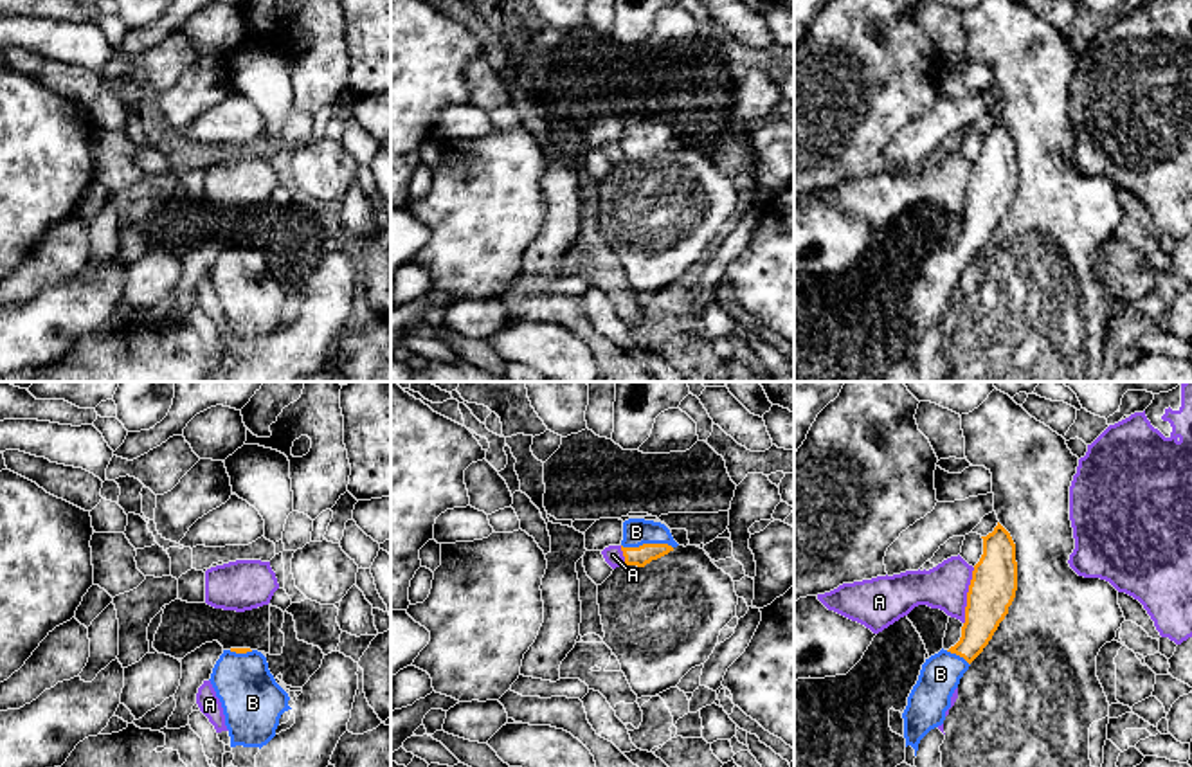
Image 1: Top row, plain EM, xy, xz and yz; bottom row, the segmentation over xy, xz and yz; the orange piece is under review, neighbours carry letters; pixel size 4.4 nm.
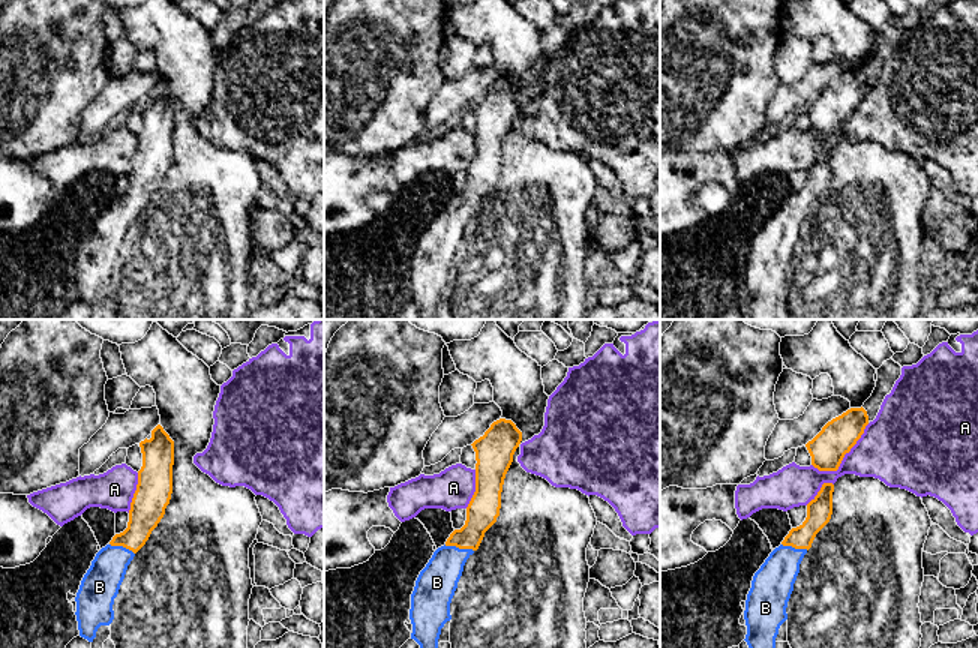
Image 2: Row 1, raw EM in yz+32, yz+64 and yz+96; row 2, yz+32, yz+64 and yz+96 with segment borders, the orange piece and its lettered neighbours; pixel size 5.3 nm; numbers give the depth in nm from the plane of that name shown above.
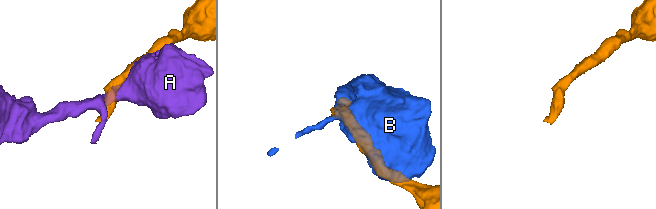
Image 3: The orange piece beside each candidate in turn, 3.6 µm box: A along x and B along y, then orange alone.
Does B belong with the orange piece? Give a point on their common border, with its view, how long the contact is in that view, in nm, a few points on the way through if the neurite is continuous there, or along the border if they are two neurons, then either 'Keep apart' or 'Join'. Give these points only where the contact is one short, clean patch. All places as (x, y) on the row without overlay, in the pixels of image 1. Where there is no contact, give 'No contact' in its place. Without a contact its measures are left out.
Touches orange at xz (647, 141). Shared border 240 nm. Path across: xz (645, 150), (647, 141), (636, 128). Join

